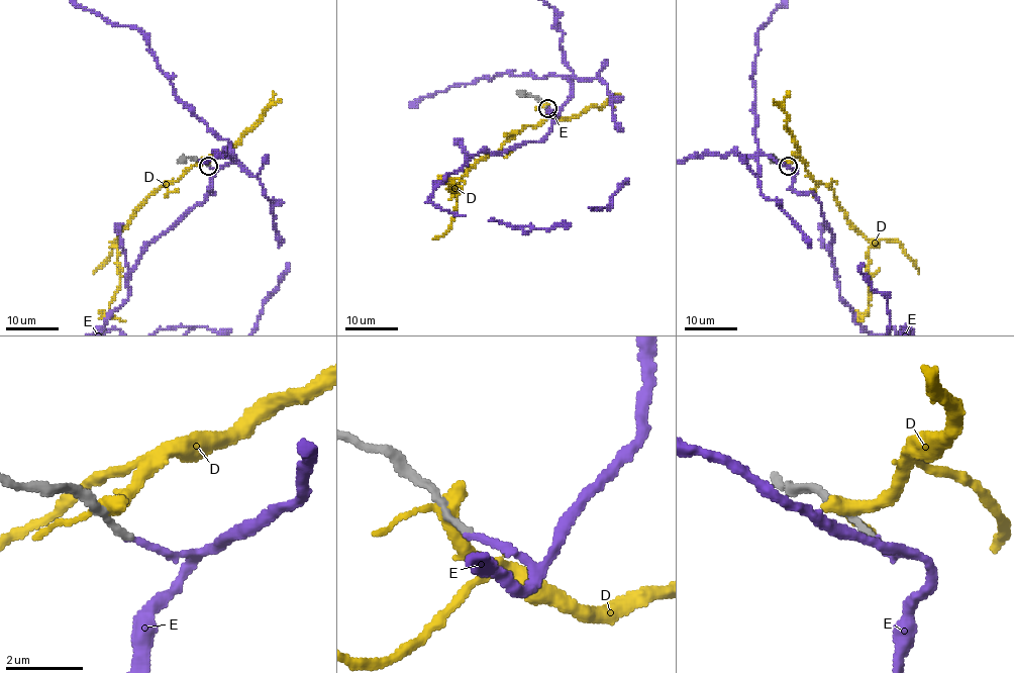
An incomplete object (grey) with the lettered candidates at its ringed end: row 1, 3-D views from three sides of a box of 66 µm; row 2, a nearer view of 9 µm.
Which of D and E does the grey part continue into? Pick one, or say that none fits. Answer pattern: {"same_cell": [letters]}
{"same_cell": ["E"]}

